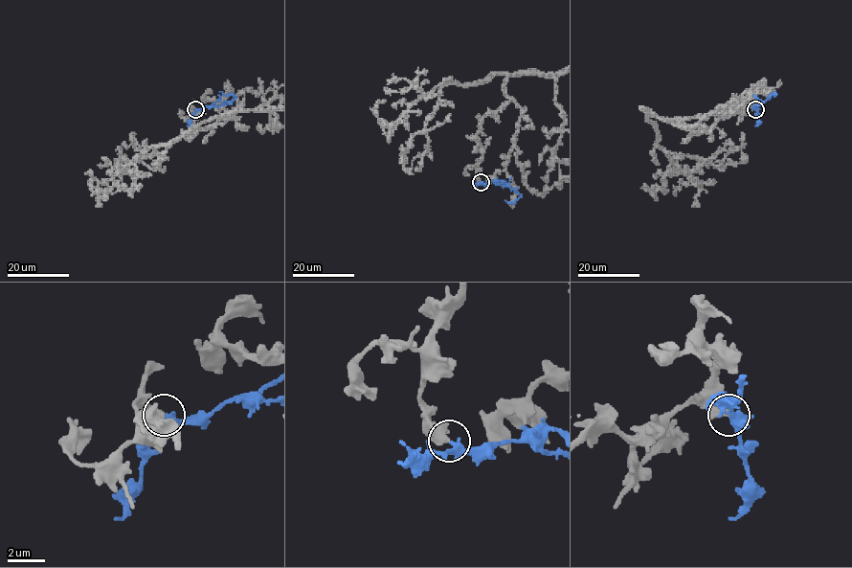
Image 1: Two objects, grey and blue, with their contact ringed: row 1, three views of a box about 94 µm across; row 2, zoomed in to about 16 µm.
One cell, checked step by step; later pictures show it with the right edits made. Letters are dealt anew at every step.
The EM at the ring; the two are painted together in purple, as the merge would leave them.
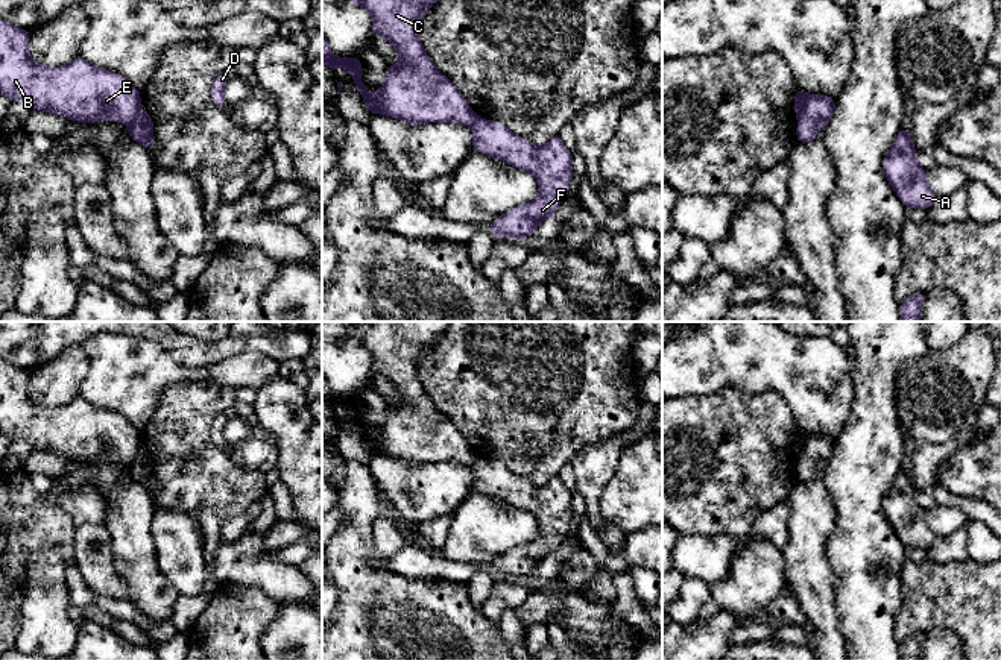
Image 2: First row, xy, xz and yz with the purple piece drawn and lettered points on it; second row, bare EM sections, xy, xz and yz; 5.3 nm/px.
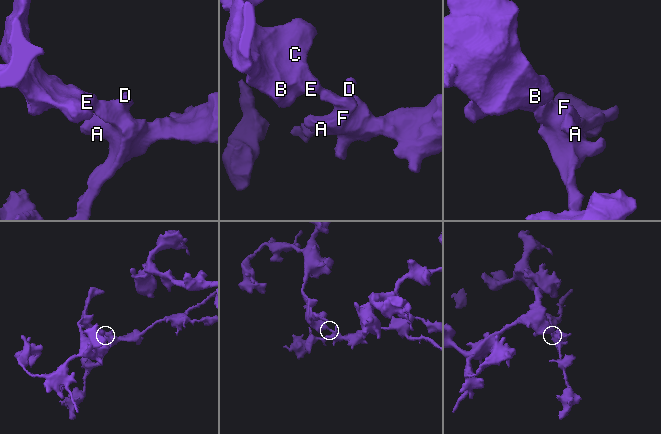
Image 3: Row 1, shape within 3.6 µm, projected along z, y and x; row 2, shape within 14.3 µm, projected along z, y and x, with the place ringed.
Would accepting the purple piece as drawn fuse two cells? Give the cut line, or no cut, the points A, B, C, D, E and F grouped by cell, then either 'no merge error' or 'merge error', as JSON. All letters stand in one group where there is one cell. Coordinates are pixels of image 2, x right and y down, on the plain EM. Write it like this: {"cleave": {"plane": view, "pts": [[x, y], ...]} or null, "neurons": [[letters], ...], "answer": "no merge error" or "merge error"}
{"cleave": {"plane": "yz", "pts": [[808, 434], [798, 457]]}, "neurons": [["A", "D", "F"], ["B", "C", "E"]], "answer": "merge error"}

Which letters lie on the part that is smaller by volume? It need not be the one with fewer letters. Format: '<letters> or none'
A, D, F

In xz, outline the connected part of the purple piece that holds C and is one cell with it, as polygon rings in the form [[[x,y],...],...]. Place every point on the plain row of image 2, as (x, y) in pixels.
[[[354,322],[348,343],[363,346],[372,357],[371,375],[384,376],[399,394],[396,405],[389,404],[386,419],[375,434],[369,434],[360,420],[363,407],[355,398],[336,398],[322,373],[322,404],[334,414],[339,407],[346,408],[354,417],[355,429],[363,435],[365,446],[372,454],[403,460],[412,466],[424,463],[454,461],[472,467],[478,455],[469,448],[468,440],[454,423],[444,416],[428,398],[418,376],[418,361],[441,338],[448,322]]]

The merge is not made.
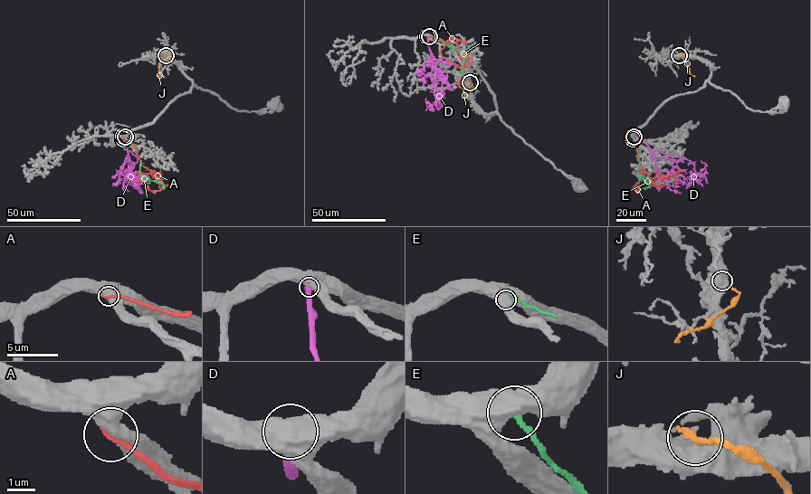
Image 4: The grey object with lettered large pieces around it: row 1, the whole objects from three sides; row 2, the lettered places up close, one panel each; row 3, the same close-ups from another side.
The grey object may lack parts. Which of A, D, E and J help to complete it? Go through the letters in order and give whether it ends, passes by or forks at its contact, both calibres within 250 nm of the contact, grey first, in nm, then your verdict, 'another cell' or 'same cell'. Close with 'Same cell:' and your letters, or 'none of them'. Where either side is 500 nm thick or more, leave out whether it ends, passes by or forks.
A: calibres 600 and 280 nm; another cell
D: calibres 750 and 400 nm; another cell
E: calibres 800 and 220 nm; another cell
J: calibres 650 and 280 nm; another cell
Same cell: none of them

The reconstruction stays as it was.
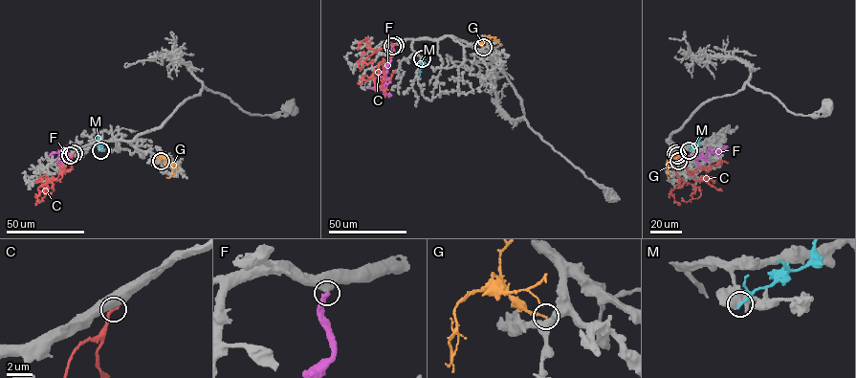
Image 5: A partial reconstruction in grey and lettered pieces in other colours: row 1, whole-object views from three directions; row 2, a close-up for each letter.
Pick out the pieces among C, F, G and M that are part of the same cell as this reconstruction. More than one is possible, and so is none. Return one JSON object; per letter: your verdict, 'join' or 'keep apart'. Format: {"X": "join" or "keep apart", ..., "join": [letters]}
{"C": "keep apart", "F": "join", "G": "keep apart", "M": "keep apart", "join": ["F"]}

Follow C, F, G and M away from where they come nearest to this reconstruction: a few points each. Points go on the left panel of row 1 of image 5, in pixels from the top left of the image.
C: (74, 153), (61, 177), (38, 188), (36, 198), (39, 202), (42, 198)
F: (70, 155), (66, 157), (60, 150), (48, 156)
G: (161, 161), (163, 156), (172, 164), (172, 174), (166, 177)
M: (100, 149), (98, 132)

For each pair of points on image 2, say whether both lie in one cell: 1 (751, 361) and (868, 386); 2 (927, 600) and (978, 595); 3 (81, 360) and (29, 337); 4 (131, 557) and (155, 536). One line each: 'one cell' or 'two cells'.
1: one cell
2: one cell
3: two cells
4: one cell

